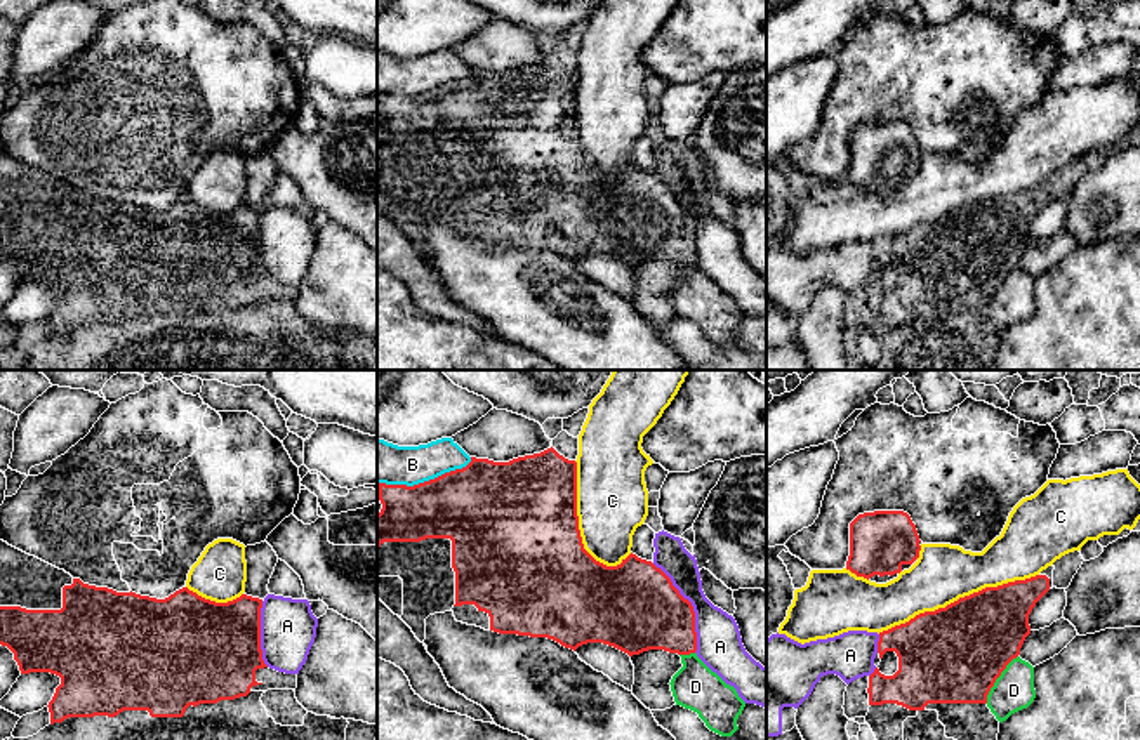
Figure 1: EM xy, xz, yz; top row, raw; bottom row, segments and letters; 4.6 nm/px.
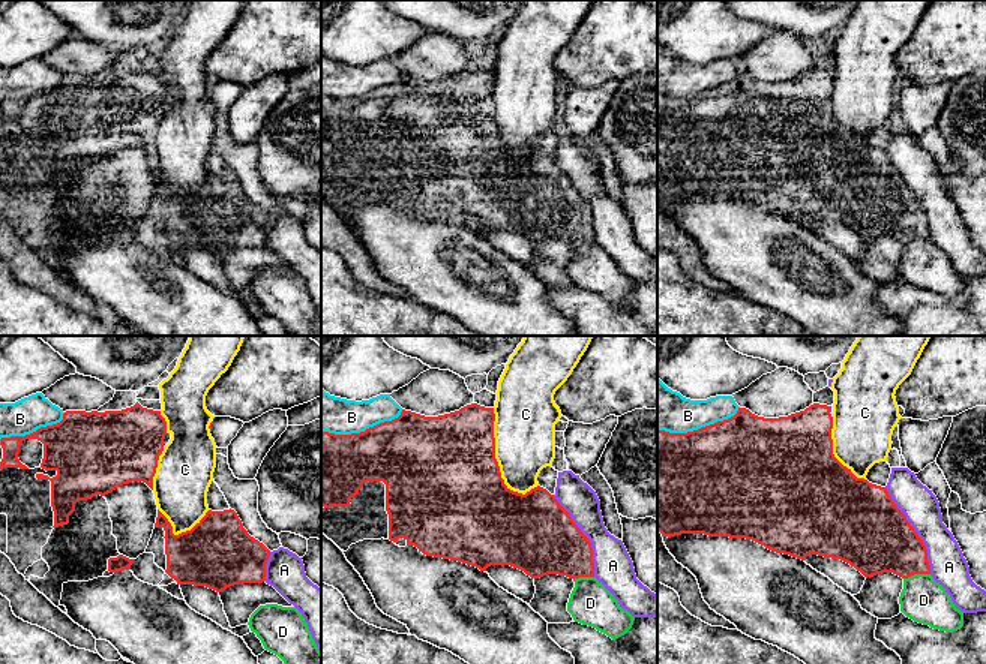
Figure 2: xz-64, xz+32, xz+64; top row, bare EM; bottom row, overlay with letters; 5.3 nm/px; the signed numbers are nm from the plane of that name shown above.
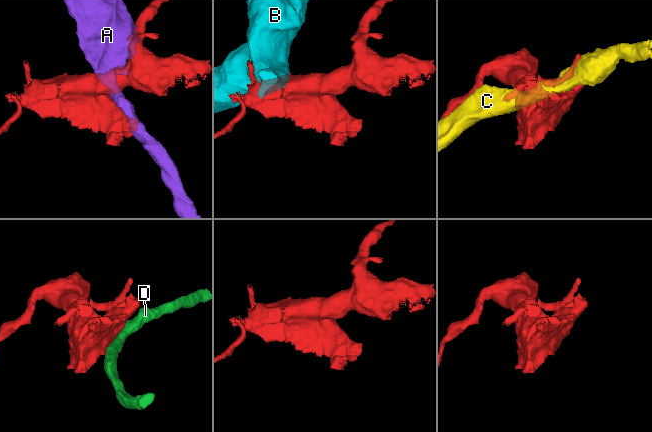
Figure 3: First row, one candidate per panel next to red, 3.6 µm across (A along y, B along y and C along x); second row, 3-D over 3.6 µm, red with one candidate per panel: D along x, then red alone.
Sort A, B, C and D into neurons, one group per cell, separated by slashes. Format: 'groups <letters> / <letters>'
groups A / B / C / D

